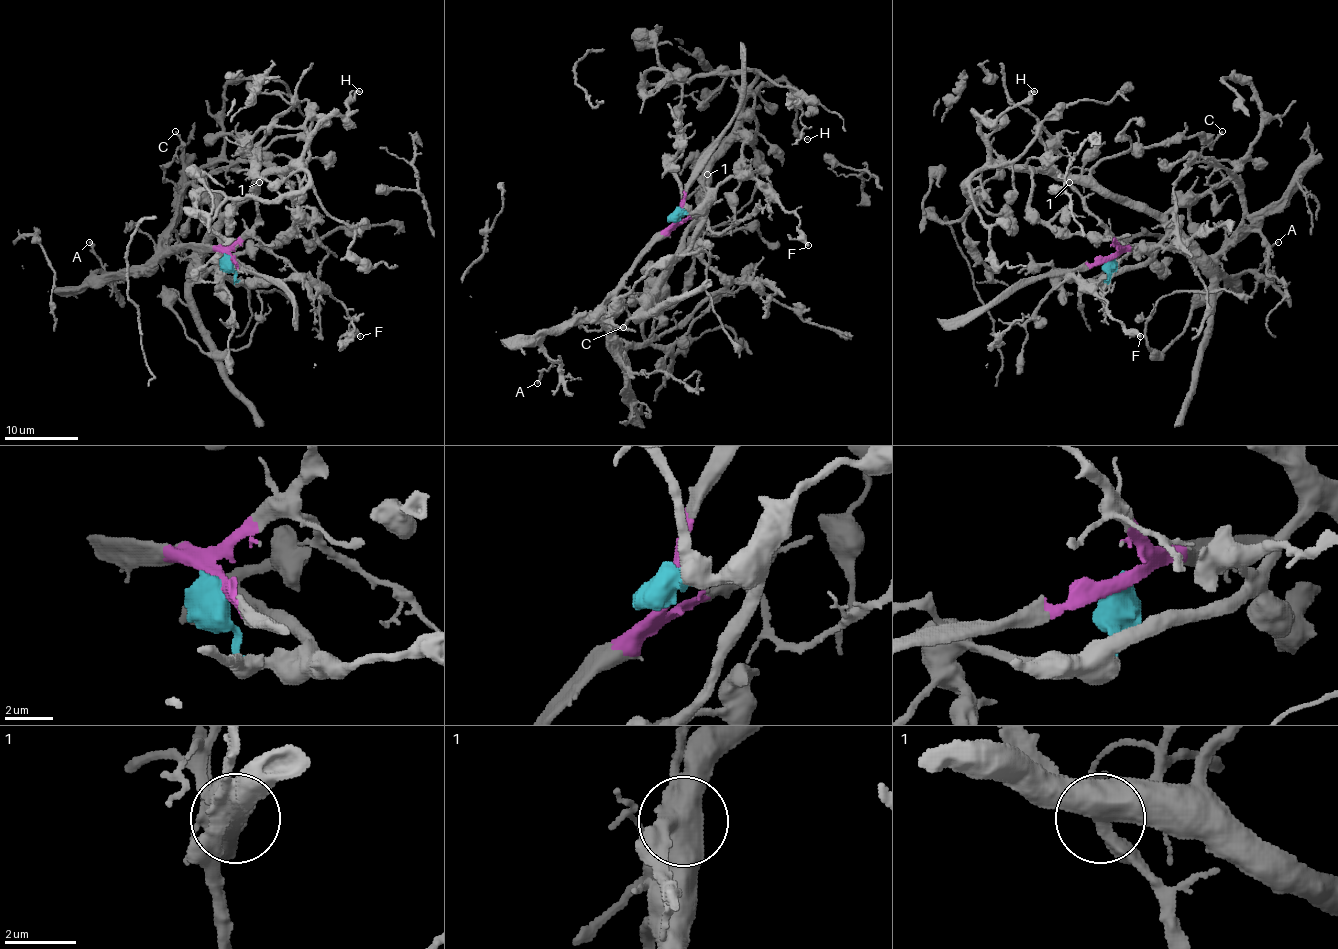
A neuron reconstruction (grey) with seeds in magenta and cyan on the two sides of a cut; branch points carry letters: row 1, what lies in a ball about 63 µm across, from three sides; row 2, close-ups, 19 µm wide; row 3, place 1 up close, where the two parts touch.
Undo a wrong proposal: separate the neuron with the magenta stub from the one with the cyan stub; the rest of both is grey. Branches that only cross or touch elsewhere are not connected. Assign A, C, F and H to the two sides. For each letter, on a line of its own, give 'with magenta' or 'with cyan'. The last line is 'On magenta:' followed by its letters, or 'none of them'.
A: with magenta
C: with magenta
F: with cyan
H: with cyan
On magenta: A, C

